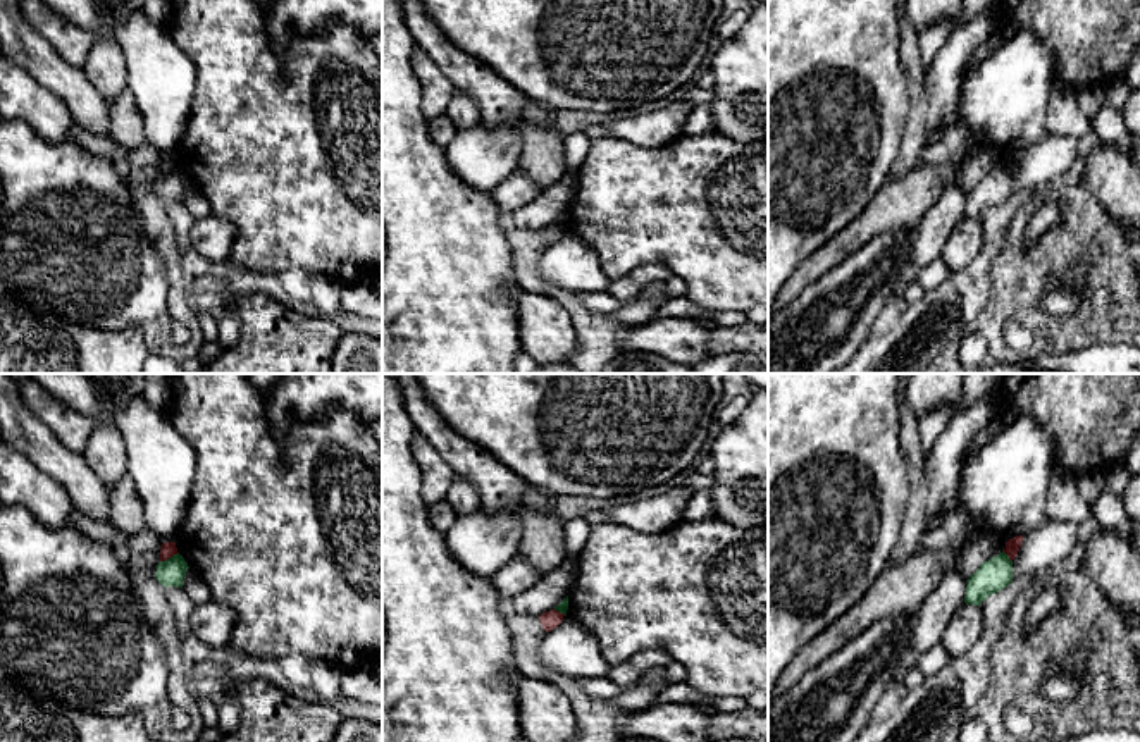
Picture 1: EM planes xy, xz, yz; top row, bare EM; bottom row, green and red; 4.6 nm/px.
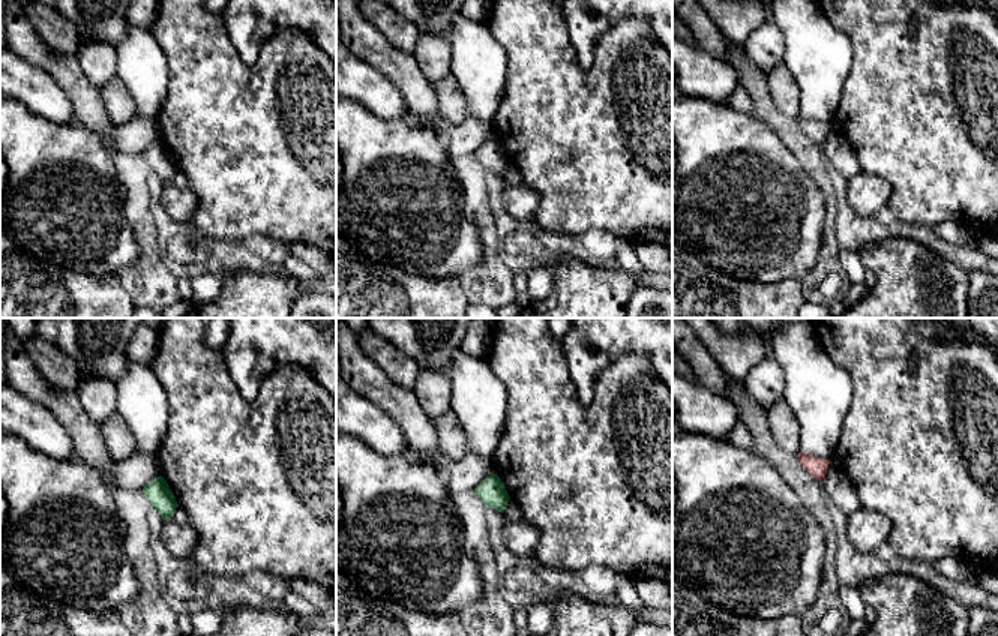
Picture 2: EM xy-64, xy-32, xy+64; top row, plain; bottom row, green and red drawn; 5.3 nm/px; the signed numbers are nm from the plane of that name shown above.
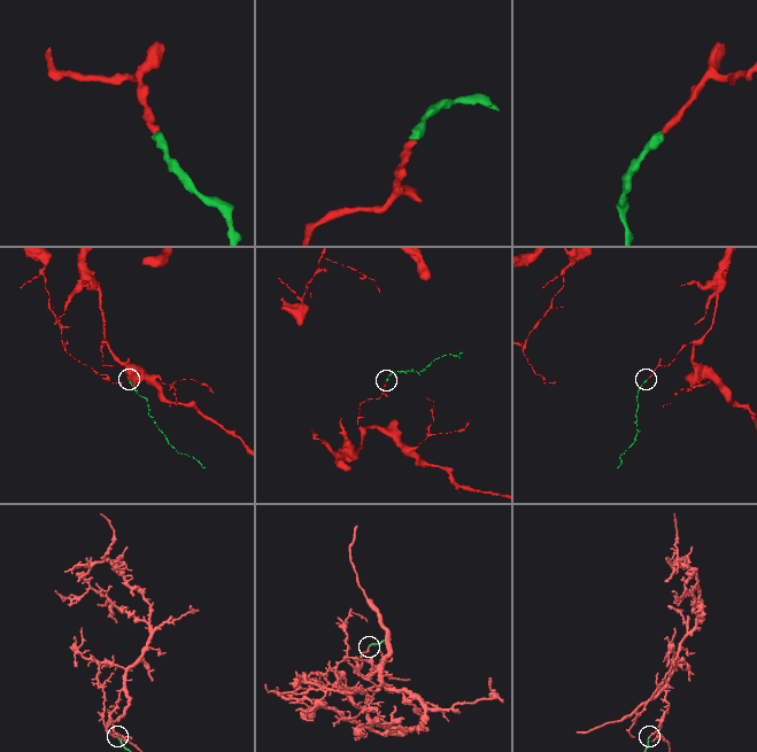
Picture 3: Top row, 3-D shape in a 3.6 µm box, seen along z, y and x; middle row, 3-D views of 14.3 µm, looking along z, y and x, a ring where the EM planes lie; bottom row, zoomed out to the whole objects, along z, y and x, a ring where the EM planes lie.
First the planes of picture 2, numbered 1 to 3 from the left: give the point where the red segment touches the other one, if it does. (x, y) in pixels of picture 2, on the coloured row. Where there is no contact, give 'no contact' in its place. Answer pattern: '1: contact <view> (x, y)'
1: no contact
2: no contact
3: no contact

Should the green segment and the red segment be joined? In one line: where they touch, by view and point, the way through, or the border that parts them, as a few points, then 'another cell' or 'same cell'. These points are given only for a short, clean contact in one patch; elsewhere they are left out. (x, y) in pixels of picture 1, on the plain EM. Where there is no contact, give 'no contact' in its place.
contact xy (169, 173); border xy (178, 167), (161, 176); another cell

